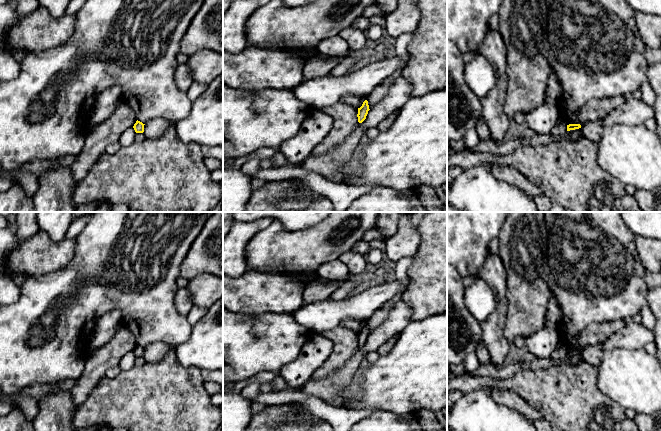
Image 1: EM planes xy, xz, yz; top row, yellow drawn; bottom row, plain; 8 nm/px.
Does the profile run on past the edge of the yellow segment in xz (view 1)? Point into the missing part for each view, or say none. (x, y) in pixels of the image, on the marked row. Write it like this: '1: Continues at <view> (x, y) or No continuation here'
1: No continuation here

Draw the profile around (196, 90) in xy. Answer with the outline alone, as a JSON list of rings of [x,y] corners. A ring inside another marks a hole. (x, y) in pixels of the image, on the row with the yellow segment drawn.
[[[193,82],[187,91],[187,96],[191,101],[194,101],[205,92],[206,88],[207,86],[205,84]]]

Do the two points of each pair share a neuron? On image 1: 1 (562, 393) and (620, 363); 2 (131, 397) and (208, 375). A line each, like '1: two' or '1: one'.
1: two
2: two

